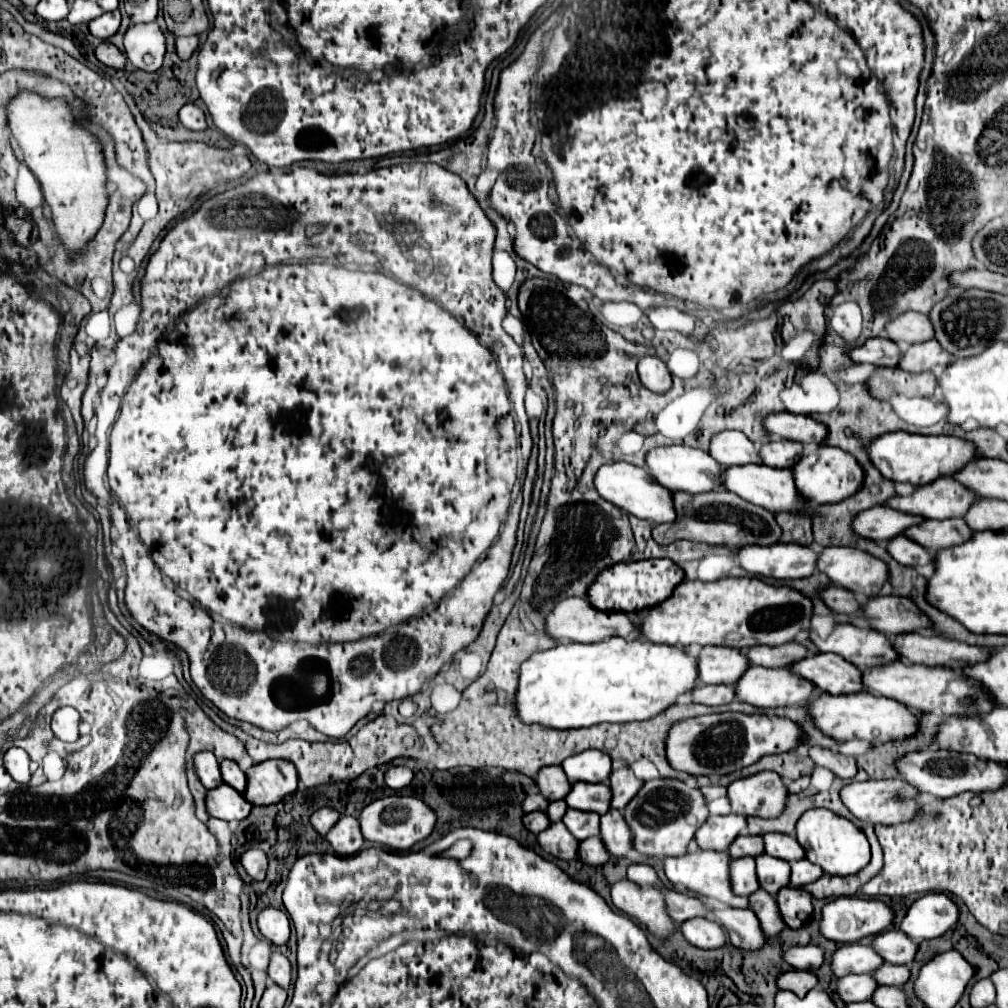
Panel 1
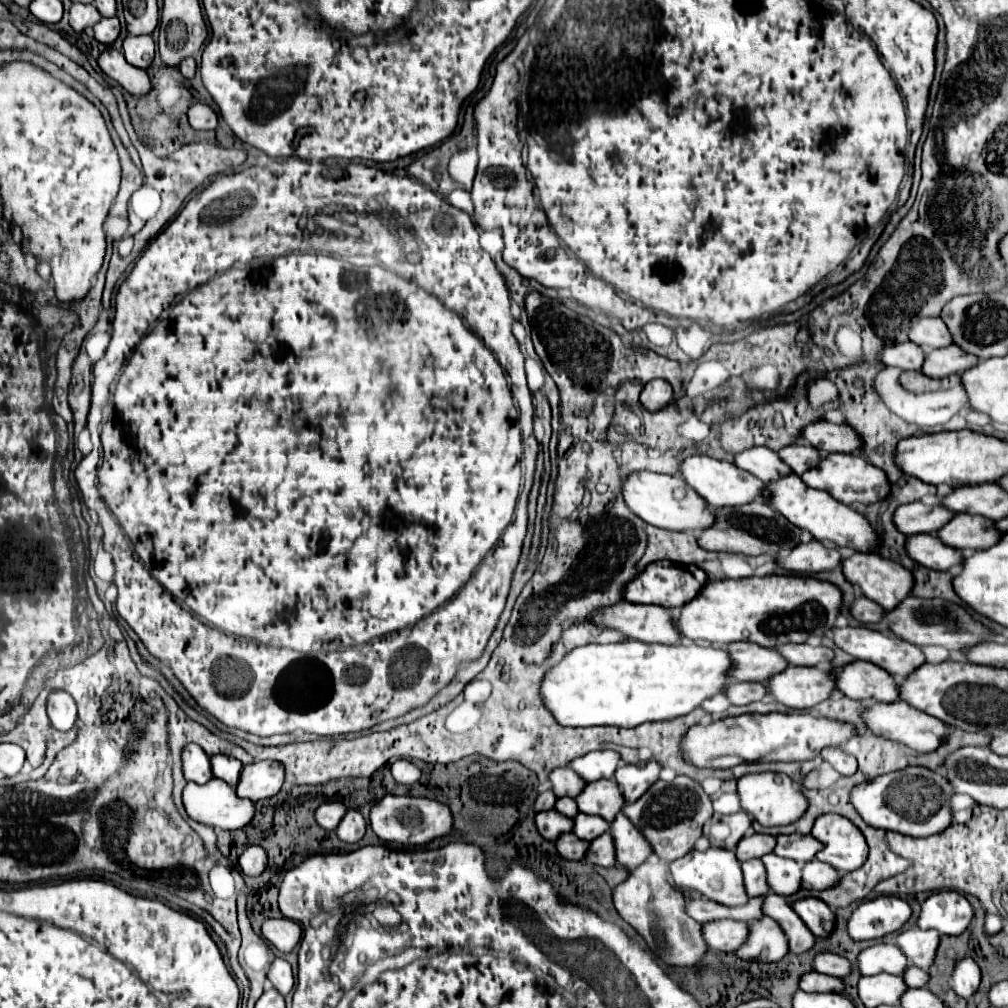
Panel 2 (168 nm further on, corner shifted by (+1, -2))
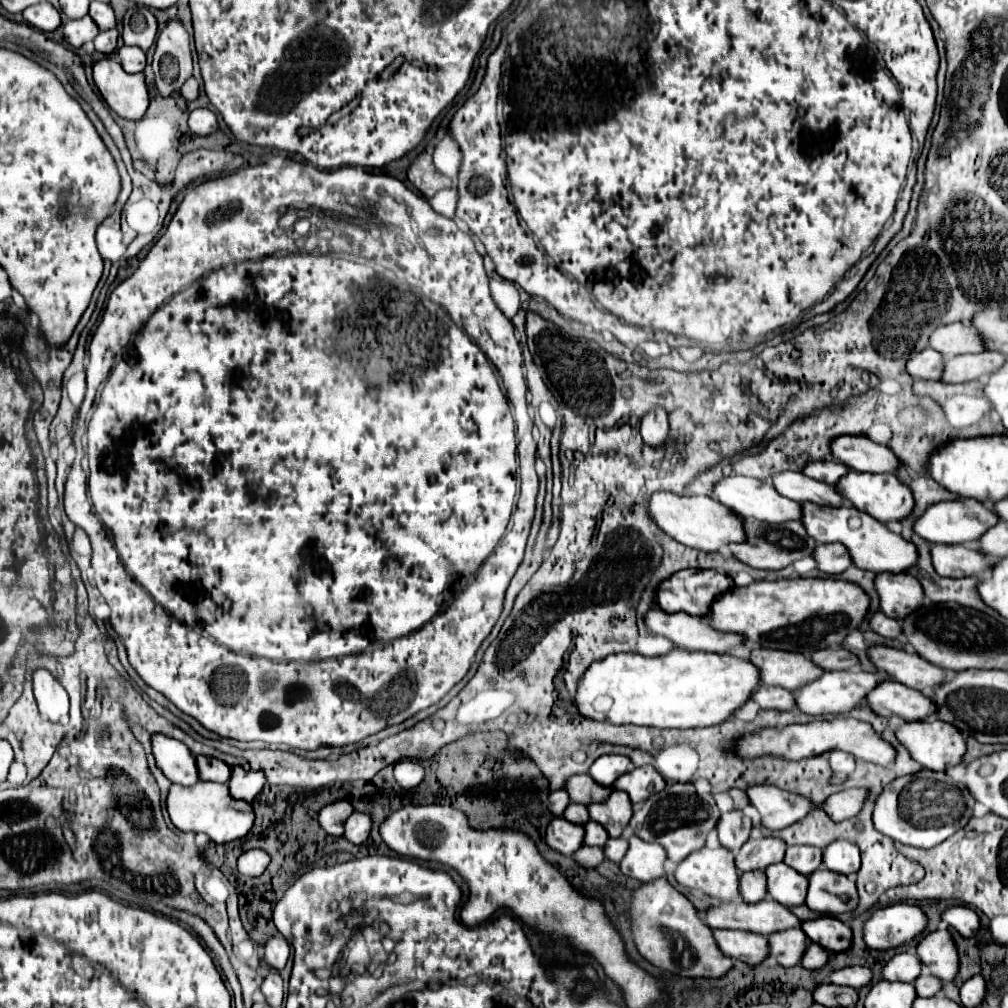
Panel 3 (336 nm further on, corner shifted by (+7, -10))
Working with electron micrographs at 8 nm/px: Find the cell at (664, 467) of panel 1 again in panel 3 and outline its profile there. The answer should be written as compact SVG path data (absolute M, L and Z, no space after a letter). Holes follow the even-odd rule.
M724 477L718 483L714 483L712 487L714 499L718 503L722 503L724 507L728 507L730 511L734 511L738 517L754 517L758 521L768 521L768 523L780 523L780 521L790 521L790 519L800 519L800 503L780 497L776 493L776 489L772 489L772 485L768 485L768 481L760 481L760 479L752 479L752 477Z

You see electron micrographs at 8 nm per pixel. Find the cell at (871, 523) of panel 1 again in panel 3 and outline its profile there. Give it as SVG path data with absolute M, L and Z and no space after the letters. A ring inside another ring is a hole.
M968 499L964 505L960 501L940 501L930 505L924 515L916 519L914 533L928 543L972 543L980 537L980 533L984 533L984 529L996 525L996 521L1000 519L992 517L992 513L988 513L988 509L974 499Z

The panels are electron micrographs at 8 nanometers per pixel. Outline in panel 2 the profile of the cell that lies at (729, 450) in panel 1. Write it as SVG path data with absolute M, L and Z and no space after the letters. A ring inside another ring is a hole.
M766 447L742 451L740 455L736 455L736 465L740 469L760 477L764 483L778 481L778 477L792 473L792 469L778 457L778 453L772 449L766 449Z

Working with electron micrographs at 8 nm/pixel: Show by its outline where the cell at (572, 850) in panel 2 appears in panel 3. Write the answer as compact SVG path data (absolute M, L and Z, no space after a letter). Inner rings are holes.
M582 845L582 847L572 855L572 859L574 859L578 865L582 865L582 867L588 869L588 867L596 867L596 865L600 865L600 863L604 861L604 853L602 853L602 849Z

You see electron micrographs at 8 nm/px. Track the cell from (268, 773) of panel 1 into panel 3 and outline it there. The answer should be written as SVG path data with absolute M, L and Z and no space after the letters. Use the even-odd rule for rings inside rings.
M234 767L232 777L228 781L230 795L234 799L242 799L248 803L252 803L256 795L262 793L264 785L266 785L266 775L262 771L252 771L244 767Z

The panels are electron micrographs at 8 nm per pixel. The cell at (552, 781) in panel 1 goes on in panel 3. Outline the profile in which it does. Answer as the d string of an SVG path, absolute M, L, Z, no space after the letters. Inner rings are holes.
M584 773L568 777L564 789L566 789L570 801L582 803L582 805L590 805L590 801L604 801L604 797L608 797L608 789L604 789L602 785L596 785Z

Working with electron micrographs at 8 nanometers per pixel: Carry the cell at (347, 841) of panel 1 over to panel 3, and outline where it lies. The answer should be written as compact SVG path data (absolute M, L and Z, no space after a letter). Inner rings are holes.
M354 811L354 813L348 817L346 825L344 825L344 839L348 839L348 841L354 843L354 845L360 845L360 843L364 843L364 841L368 839L370 827L372 827L370 817L368 817L366 813Z

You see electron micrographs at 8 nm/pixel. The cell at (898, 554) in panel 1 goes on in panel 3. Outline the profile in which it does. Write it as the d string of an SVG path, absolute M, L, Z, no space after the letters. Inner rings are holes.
M930 545L930 557L940 577L968 577L982 575L990 563L968 545Z

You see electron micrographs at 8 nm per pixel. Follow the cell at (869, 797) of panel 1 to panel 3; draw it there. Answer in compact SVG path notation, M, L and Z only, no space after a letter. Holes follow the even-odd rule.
M924 769L920 773L902 775L896 777L890 785L886 785L882 793L876 797L872 823L882 835L898 843L930 849L968 823L970 813L966 811L968 805L966 795L968 795L968 803L974 803L968 789L964 789L960 781L950 779L942 771L938 773L938 771Z

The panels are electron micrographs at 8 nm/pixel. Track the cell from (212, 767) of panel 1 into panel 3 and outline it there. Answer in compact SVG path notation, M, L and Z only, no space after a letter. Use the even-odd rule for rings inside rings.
M156 735L152 737L152 753L156 757L158 767L162 773L178 785L194 785L198 781L198 769L194 755L188 751L188 747L172 737Z

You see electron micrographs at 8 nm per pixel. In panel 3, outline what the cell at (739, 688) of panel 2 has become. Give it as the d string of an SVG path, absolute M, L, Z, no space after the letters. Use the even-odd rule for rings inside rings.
M760 685L750 695L752 701L760 705L760 709L792 709L792 693L782 687L766 687Z

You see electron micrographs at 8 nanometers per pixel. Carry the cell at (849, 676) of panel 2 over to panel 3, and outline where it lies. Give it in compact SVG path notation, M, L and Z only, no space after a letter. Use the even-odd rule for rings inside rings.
M896 681L878 683L866 695L866 703L880 717L898 717L902 721L924 721L932 717L932 703L928 697Z

